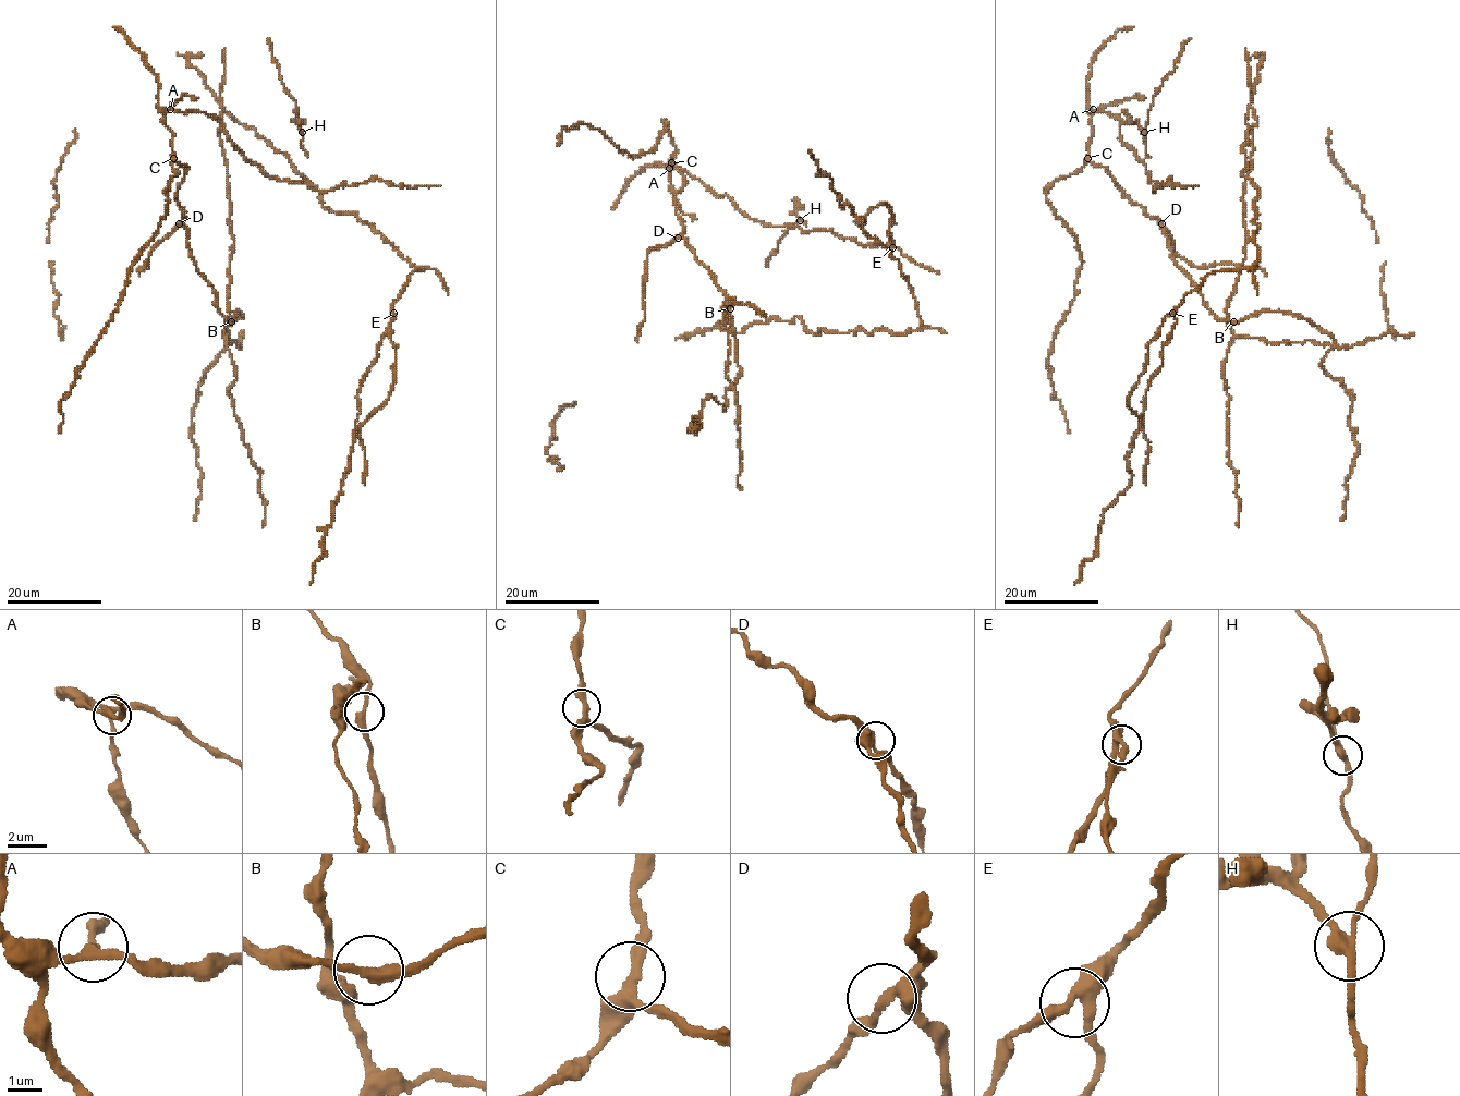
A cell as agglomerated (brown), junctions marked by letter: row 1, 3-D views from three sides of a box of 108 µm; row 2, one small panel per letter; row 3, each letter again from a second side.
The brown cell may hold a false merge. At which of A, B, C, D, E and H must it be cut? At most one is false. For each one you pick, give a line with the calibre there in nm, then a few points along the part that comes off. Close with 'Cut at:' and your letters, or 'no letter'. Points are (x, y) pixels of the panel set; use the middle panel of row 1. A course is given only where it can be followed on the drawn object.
H: calibre 280 nm; course (800, 219), (797, 199)
Cut at: H

